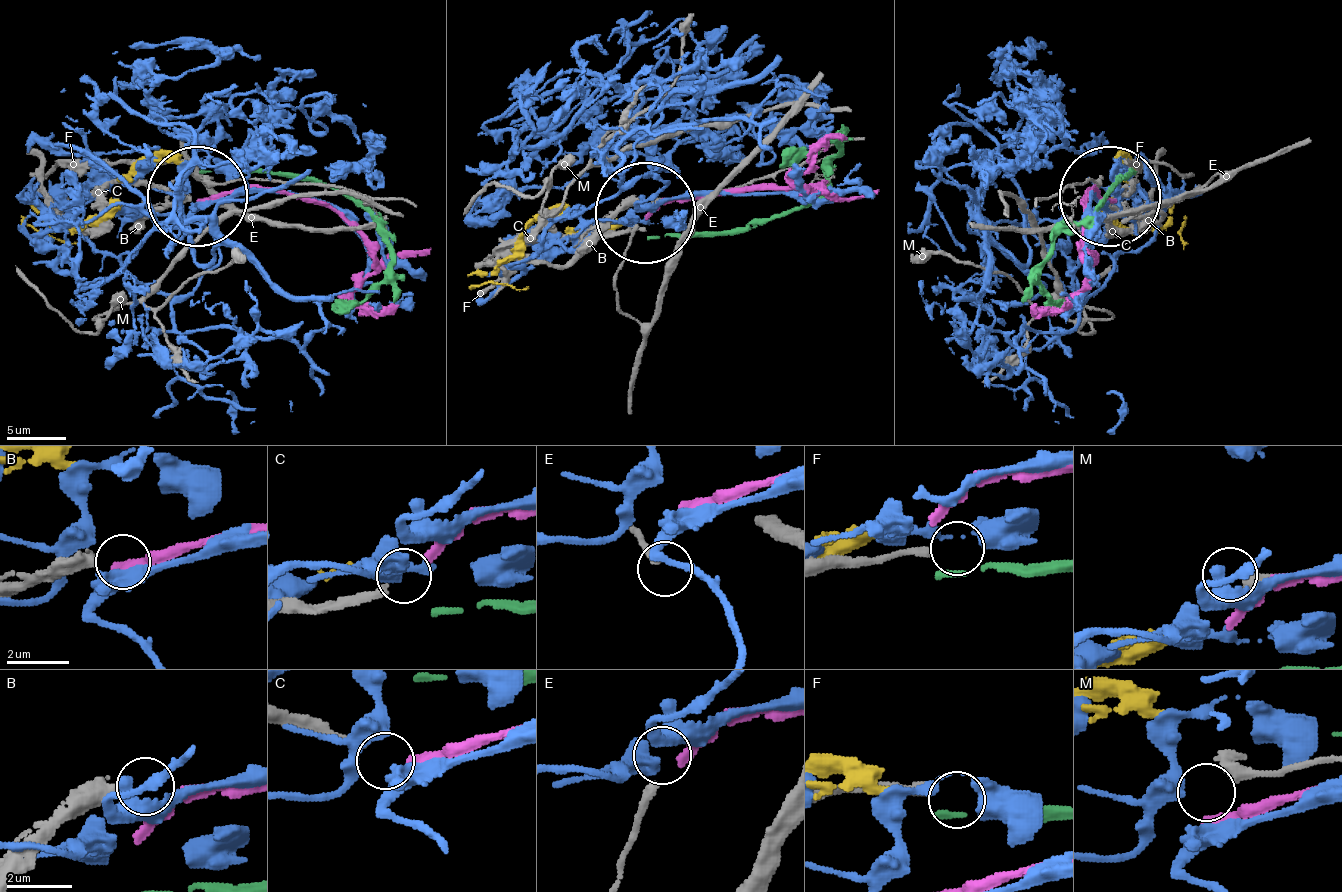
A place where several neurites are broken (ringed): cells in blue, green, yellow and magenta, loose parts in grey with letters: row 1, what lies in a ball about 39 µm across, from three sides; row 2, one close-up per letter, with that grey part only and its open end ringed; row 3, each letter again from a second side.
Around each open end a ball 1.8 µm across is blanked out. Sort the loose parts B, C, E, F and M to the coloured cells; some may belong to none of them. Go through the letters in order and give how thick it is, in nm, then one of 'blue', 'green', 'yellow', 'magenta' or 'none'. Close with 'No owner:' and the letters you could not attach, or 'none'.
B: 500 nm thick; none
C: 280 nm thick; magenta
E: 260 nm thick; none
F: 260 nm thick; none
M: 460 nm thick; none
No owner: B, E, F, M

